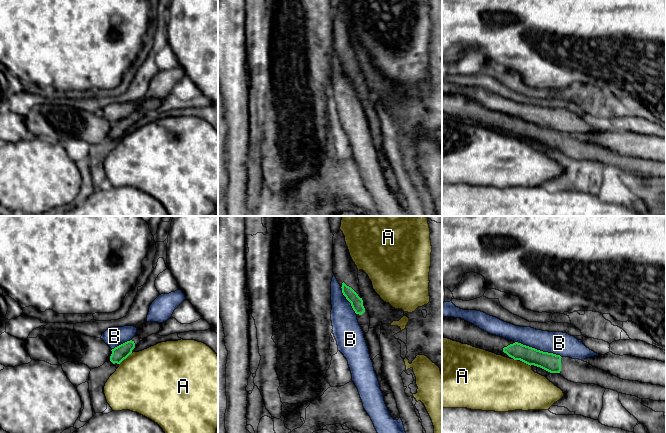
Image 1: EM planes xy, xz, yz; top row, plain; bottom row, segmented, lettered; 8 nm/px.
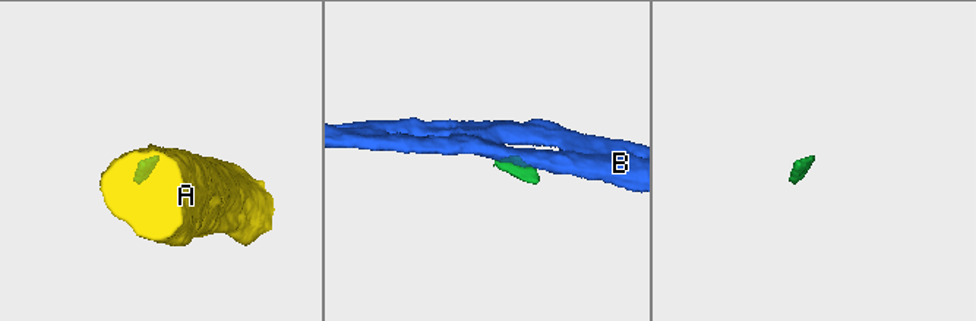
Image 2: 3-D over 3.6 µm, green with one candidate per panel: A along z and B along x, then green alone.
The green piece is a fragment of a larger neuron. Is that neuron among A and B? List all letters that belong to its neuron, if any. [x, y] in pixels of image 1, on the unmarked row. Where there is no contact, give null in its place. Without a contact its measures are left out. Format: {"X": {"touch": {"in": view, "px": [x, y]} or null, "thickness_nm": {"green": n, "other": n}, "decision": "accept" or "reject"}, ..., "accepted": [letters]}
{"A": {"touch": {"in": "xy", "px": [125, 134]}, "thickness_nm": {"green": 120, "other": 500}, "decision": "reject"}, "B": {"touch": {"in": "yz", "px": [538, 126]}, "thickness_nm": {"green": 150, "other": 190}, "decision": "reject"}, "accepted": []}

